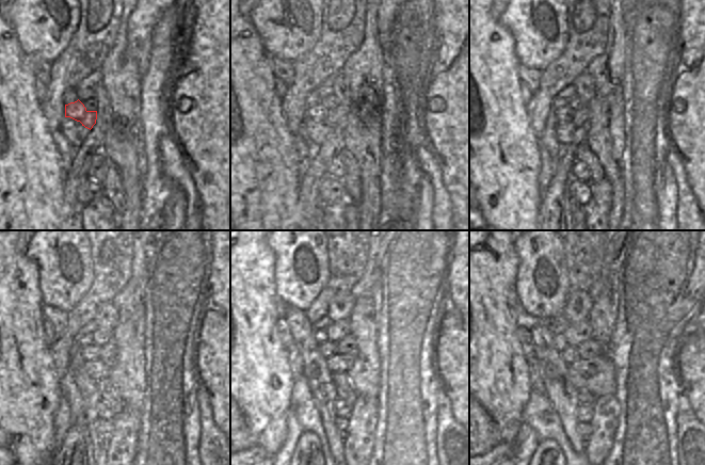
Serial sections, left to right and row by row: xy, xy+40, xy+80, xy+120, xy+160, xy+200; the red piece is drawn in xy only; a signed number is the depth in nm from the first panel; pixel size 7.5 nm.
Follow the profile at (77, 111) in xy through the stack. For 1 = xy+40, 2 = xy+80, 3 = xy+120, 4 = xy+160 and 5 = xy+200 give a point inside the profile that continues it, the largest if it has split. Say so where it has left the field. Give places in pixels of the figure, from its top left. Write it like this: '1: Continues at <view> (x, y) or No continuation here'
1: Continues at xy+40 (317, 112)
2: Continues at xy+80 (580, 117)
3: Continues at xy+120 (107, 353)
4: Continues at xy+160 (347, 347)
5: Continues at xy+200 (590, 351)

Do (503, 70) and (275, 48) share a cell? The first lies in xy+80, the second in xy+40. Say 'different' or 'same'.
different

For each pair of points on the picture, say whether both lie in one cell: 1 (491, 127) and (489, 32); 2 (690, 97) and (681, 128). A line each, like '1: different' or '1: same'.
1: same
2: same

